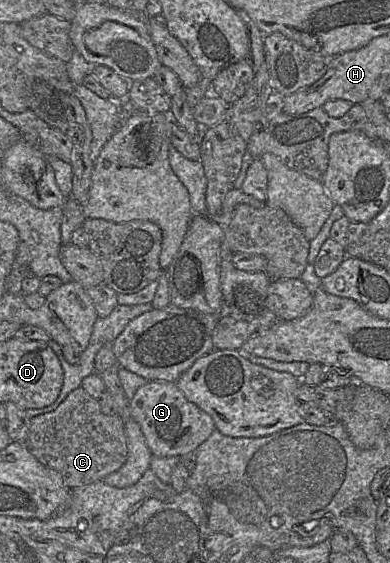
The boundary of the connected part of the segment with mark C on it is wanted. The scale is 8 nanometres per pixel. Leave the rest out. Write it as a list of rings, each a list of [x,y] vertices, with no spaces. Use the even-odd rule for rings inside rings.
[[[81,387],[70,392],[54,411],[30,418],[26,446],[40,463],[59,472],[70,489],[103,480],[128,457],[121,417],[103,414],[99,400]]]

